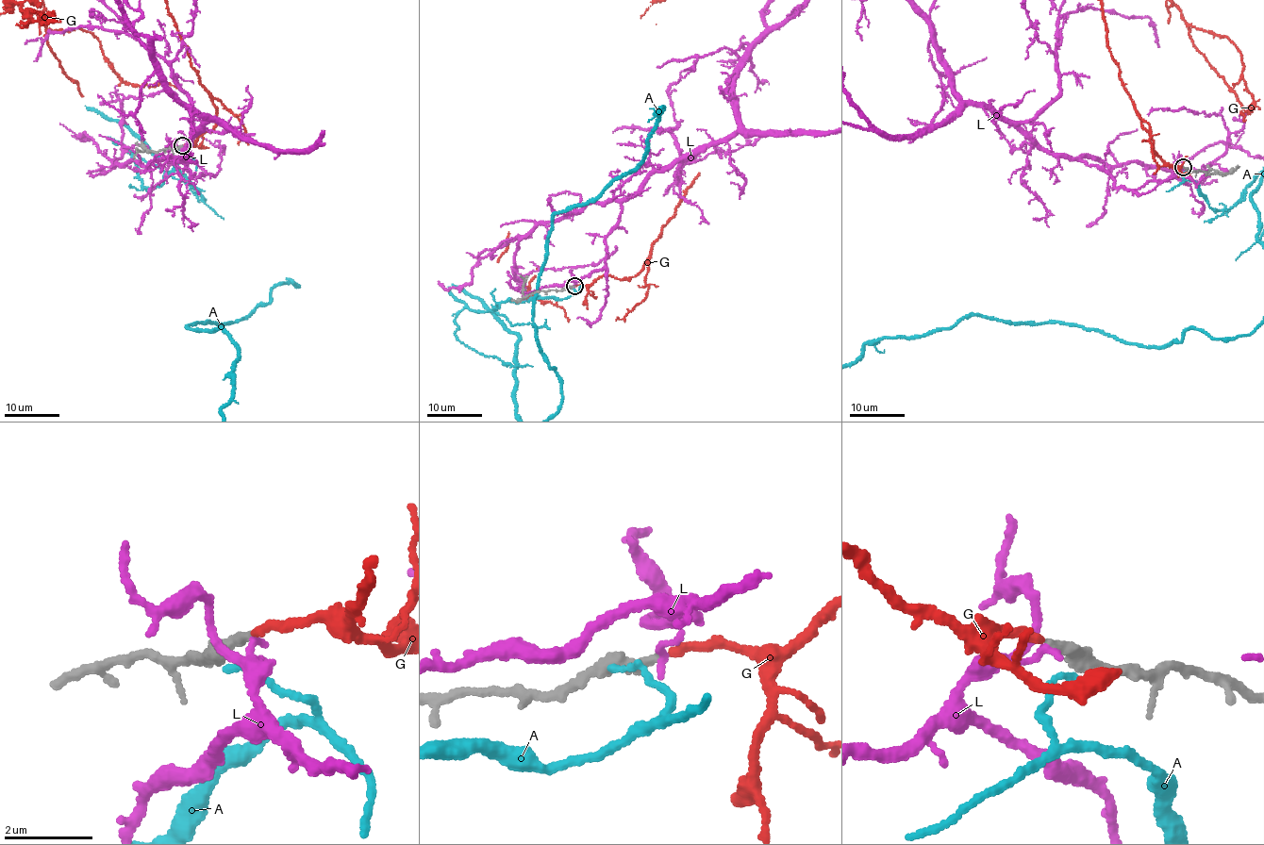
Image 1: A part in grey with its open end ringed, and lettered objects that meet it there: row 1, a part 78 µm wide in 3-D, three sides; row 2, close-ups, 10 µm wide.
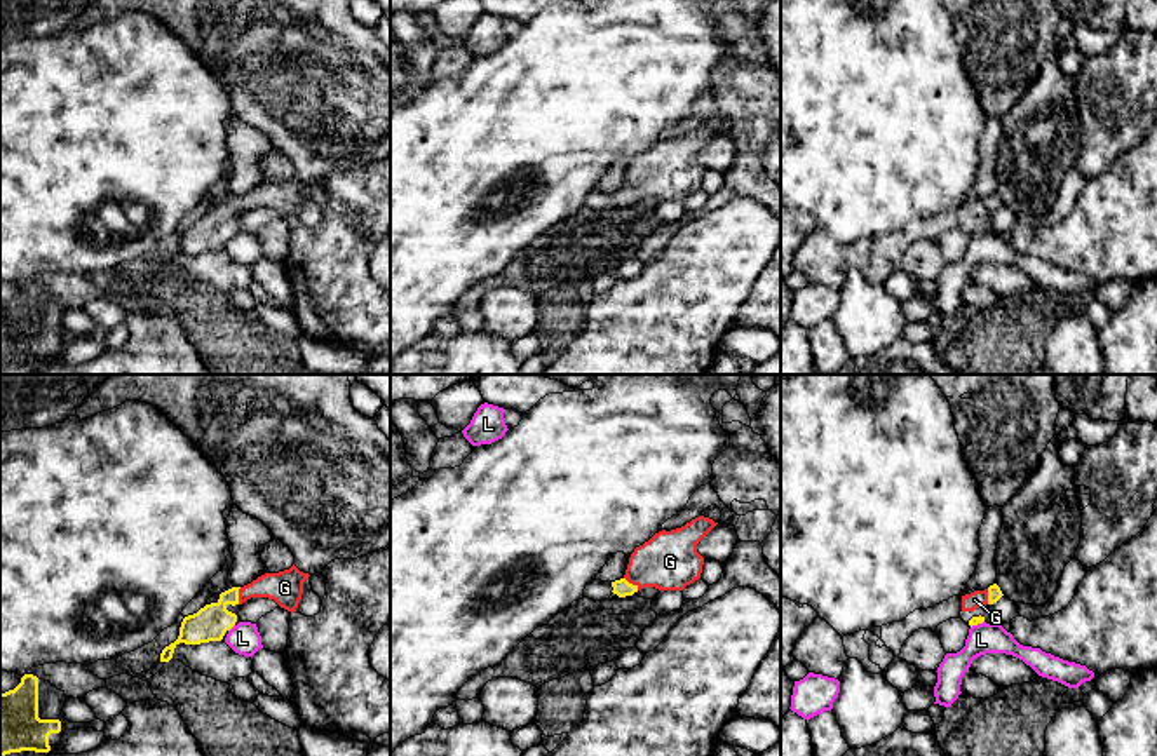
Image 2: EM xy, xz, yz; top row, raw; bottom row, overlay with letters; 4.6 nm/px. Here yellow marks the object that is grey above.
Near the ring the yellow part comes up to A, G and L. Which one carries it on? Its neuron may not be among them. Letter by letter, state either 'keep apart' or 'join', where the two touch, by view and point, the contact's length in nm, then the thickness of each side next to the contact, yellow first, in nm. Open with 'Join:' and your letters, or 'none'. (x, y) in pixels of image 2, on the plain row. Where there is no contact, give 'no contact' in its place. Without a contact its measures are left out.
Join: G
A: keep apart; no contact
G: join; contact xz (631, 194); length 90 nm; calibres 80 and 280 nm
L: keep apart; contact xy (232, 236); length 50 nm; calibres 160 and 140 nm

